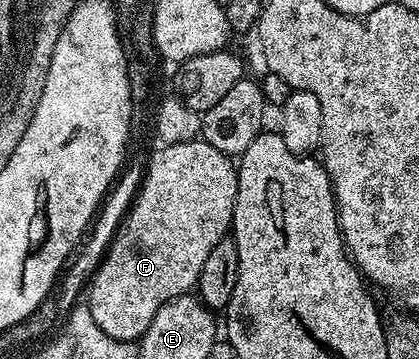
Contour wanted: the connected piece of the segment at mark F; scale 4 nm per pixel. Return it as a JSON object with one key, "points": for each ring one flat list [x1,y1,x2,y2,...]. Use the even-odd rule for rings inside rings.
{"points":[[202,140,163,144,158,148,160,150,147,159,146,173,130,205,125,225,111,239,102,264,85,290,85,303,98,327,117,341,142,339,149,324,153,324,153,316,157,316,166,302,191,294,198,287,205,259,221,239,228,237,233,220,239,171,228,155,217,152,213,144]]}

